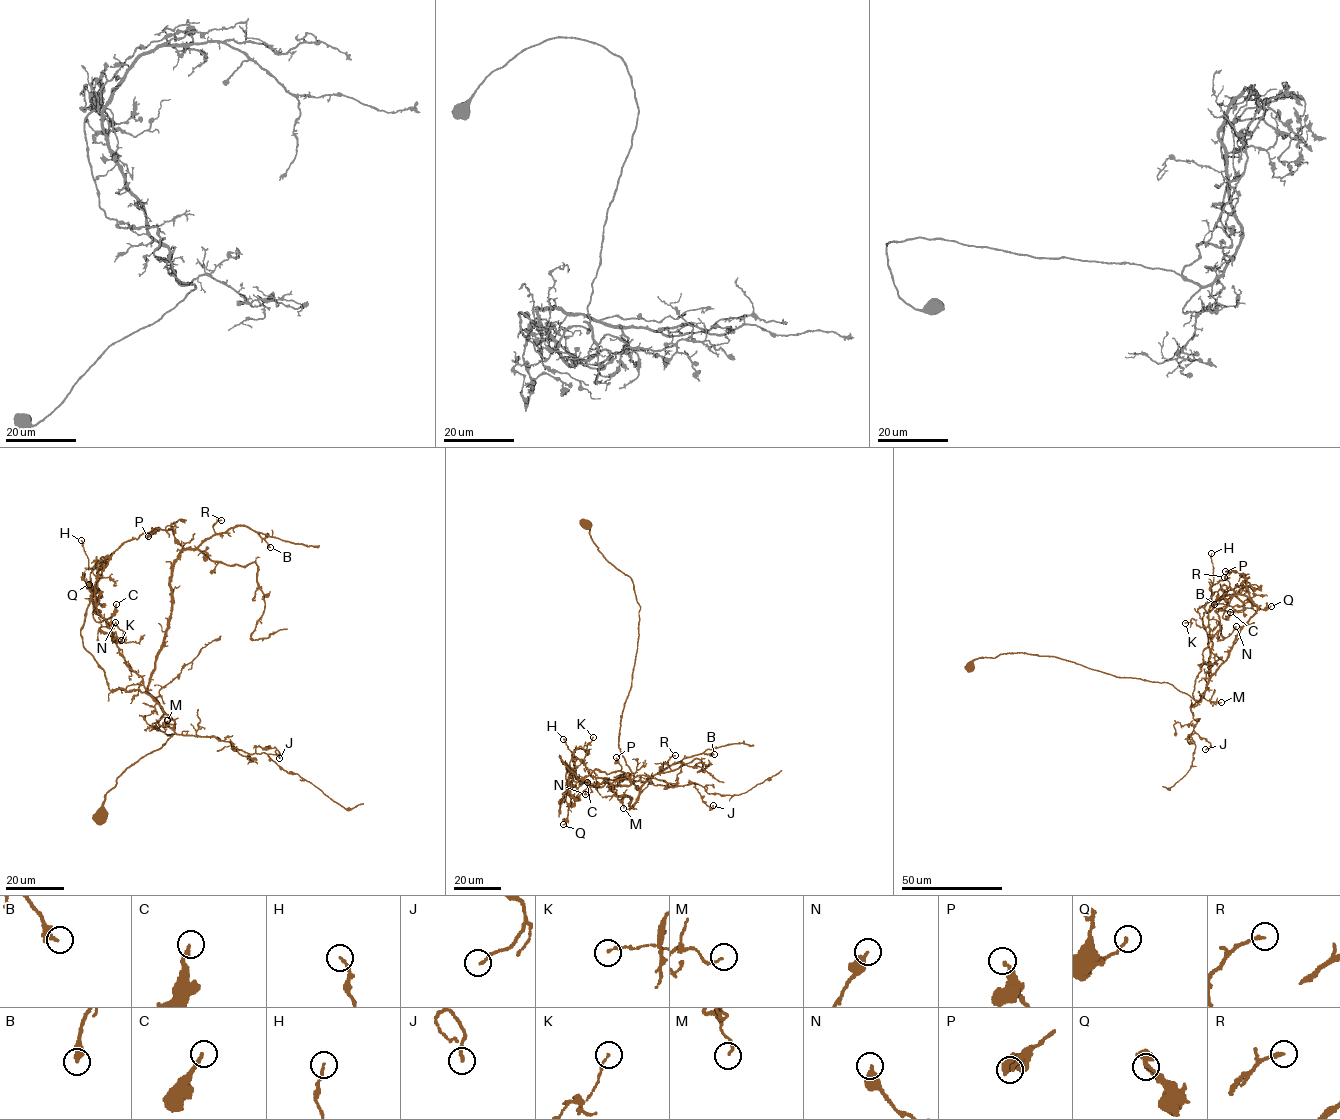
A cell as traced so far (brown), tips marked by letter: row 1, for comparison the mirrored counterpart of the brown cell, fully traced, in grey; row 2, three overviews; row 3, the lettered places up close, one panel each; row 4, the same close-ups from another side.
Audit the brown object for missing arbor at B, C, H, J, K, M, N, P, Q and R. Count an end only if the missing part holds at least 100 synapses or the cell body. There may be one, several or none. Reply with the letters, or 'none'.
none

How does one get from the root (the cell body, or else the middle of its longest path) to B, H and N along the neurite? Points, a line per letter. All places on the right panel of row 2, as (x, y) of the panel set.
B: (969, 666), (1004, 653), (1050, 656), (1117, 676), (1167, 682), (1198, 700), (1257, 610), (1223, 585), (1214, 604)
H: (969, 666), (979, 658), (1004, 653), (1050, 656), (1117, 676), (1167, 682), (1198, 700), (1211, 675), (1211, 553)
N: (969, 666), (1004, 653), (1050, 656), (1167, 682), (1198, 700), (1211, 675), (1208, 621), (1225, 637), (1236, 626)

